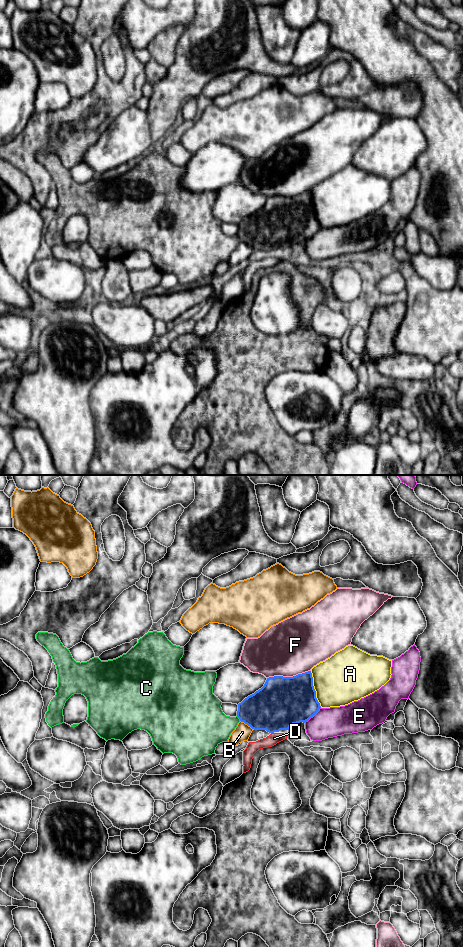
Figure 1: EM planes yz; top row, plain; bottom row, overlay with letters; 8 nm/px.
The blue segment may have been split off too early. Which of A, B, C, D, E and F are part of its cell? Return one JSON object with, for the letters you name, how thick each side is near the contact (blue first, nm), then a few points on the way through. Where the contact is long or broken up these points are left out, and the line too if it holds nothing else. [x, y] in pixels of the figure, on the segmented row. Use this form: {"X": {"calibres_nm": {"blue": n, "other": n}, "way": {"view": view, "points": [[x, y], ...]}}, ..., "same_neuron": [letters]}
{"C": {"calibres_nm": {"blue": 340, "other": 320}, "way": {"view": "yz", "points": [[268, 709], [249, 711], [238, 717], [226, 725], [208, 725]]}}, "same_neuron": ["C"]}

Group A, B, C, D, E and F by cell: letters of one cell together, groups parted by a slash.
A / B / C / D / E / F

